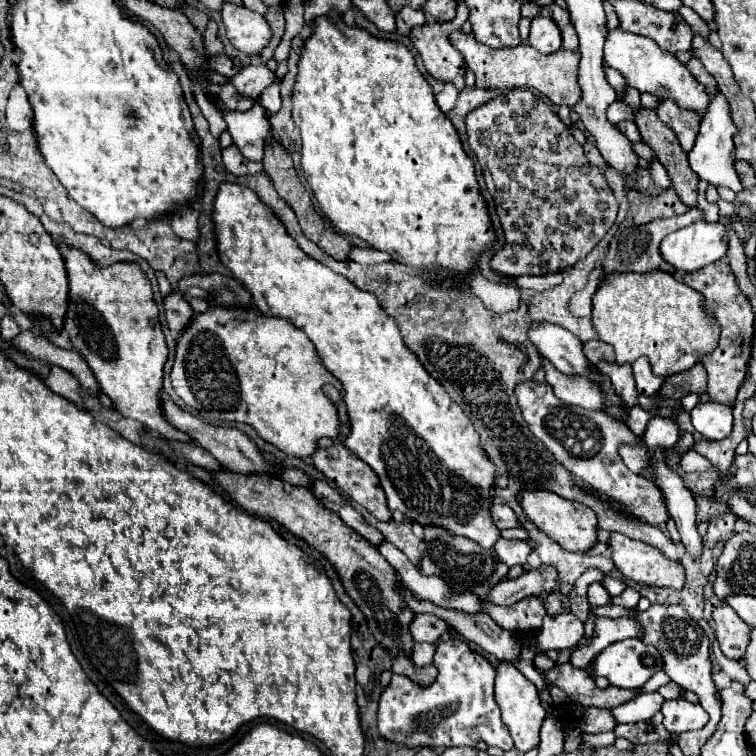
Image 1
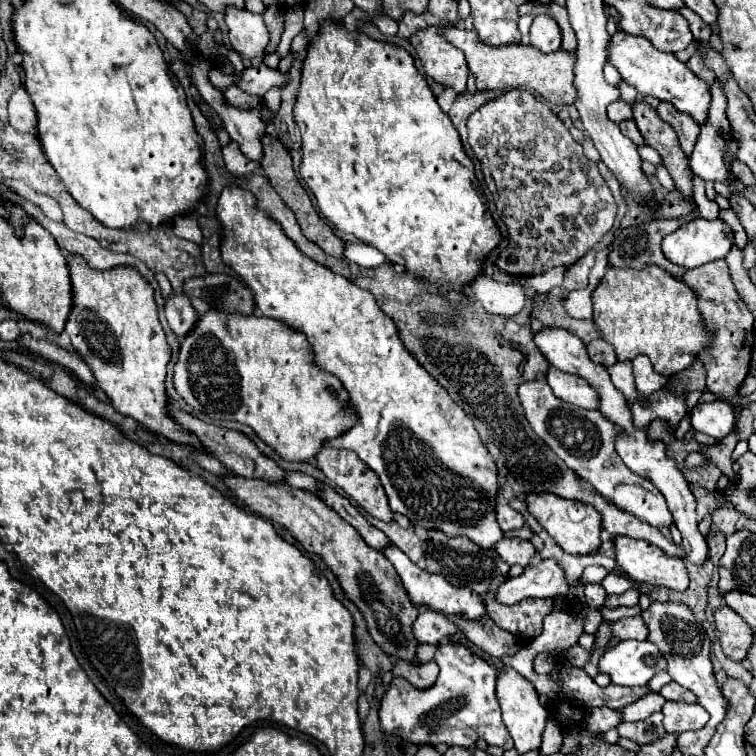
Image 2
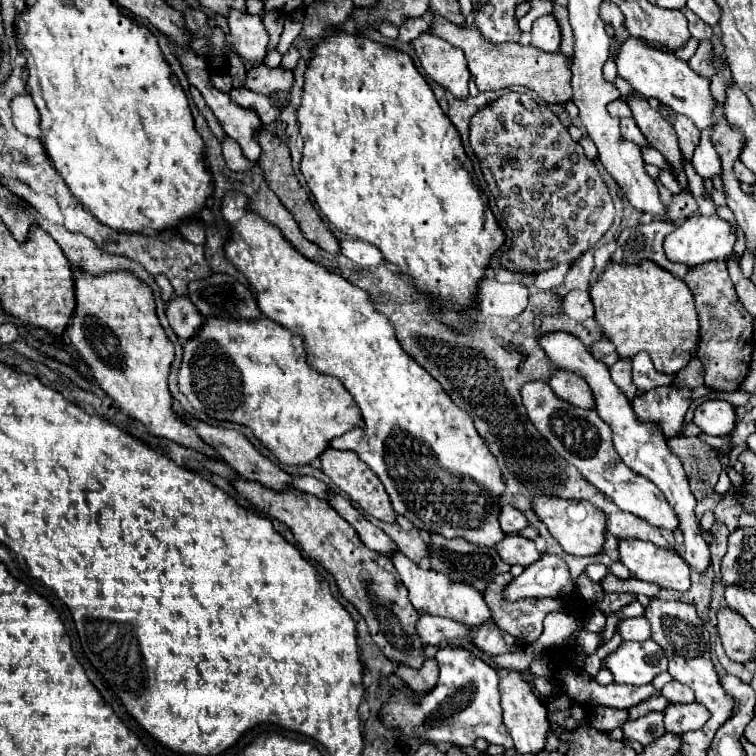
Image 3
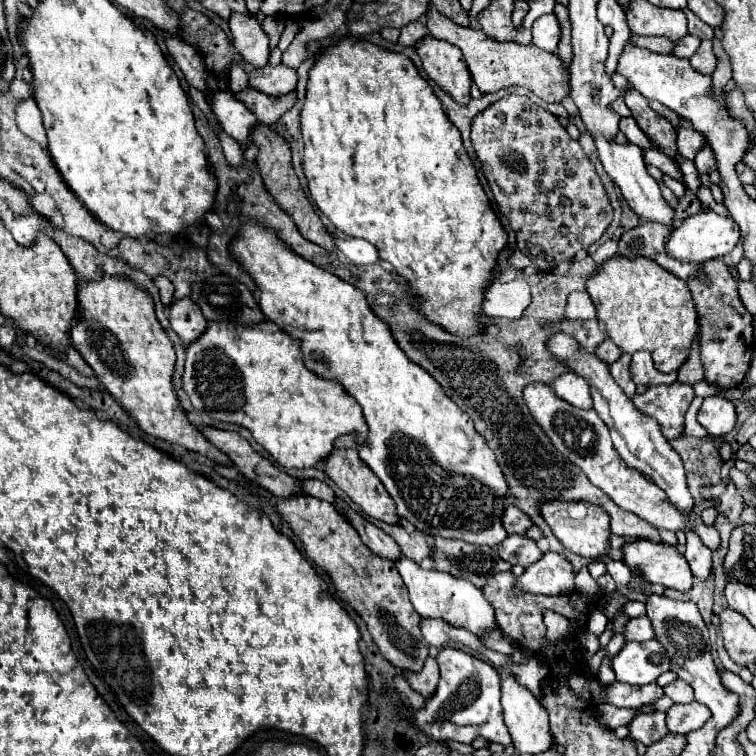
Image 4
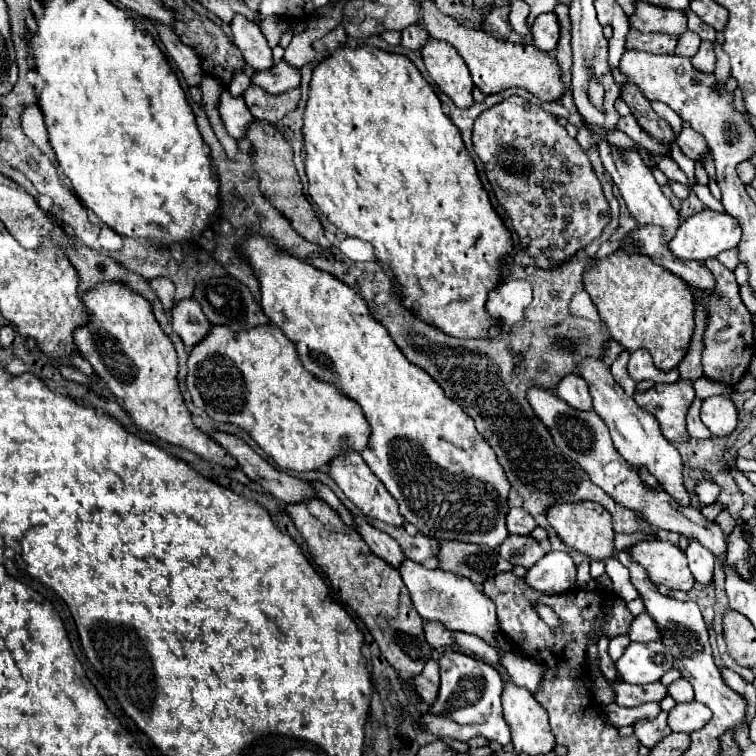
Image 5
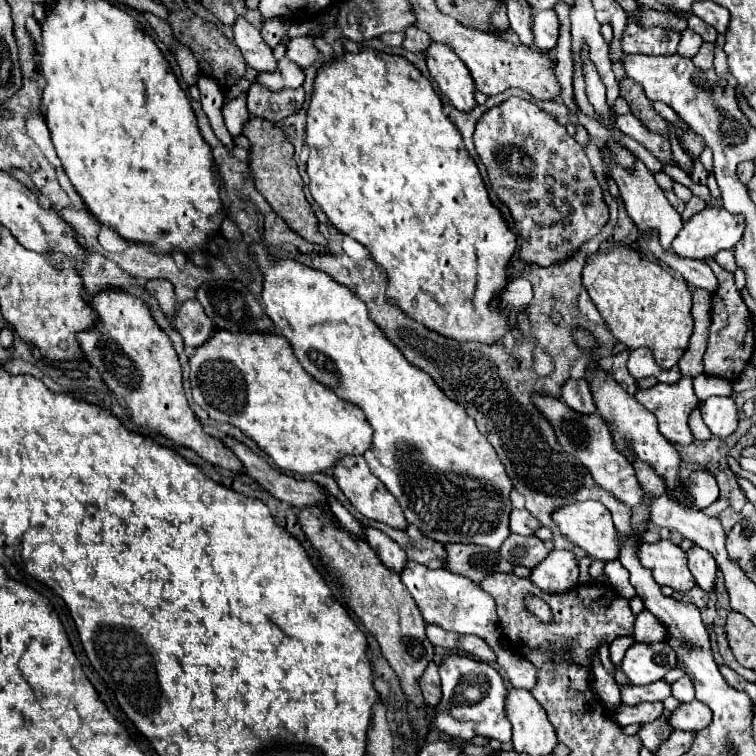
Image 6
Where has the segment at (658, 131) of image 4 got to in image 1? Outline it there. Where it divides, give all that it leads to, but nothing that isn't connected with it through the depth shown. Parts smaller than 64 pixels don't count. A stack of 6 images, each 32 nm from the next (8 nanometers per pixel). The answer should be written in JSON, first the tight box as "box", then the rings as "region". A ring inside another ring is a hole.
{"box":[636,108,698,208],"region":[[[640,108],[636,114],[636,126],[642,140],[654,150],[660,164],[666,168],[672,188],[688,208],[698,206],[698,176],[692,172],[686,152],[680,148],[676,136],[668,126],[660,122],[656,110]]]}

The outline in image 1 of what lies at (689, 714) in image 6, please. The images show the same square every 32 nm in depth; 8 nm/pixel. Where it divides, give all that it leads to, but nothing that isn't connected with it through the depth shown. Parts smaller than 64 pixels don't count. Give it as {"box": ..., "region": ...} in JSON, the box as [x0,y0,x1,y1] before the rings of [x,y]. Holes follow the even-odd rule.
{"box":[662,698,708,736],"region":[[[684,698],[664,700],[662,714],[664,714],[666,730],[674,736],[688,730],[700,730],[708,722],[708,714],[702,710],[702,706],[692,704]]]}

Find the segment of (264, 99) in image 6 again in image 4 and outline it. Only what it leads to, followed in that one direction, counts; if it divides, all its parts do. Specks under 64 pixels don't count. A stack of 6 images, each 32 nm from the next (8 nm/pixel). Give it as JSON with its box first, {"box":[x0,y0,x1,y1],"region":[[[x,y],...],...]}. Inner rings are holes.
{"box":[234,88,294,126],"region":[[[246,88],[242,92],[236,92],[234,98],[244,102],[244,106],[252,110],[262,124],[268,124],[268,126],[274,124],[294,104],[294,92],[284,96],[266,96],[254,88]]]}

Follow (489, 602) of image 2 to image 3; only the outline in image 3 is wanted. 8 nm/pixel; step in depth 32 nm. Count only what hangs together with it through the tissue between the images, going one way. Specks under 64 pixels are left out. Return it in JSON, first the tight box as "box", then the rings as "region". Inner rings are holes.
{"box":[484,572,572,644],"region":[[[506,572],[504,576],[494,576],[484,592],[484,600],[488,604],[488,608],[492,608],[492,620],[498,628],[502,628],[504,632],[512,634],[518,642],[522,644],[532,644],[540,634],[542,634],[542,620],[548,612],[552,610],[560,610],[560,612],[572,612],[572,604],[568,600],[560,600],[560,598],[524,598],[518,602],[506,602],[503,597],[503,590],[507,584],[513,580],[512,574]]]}

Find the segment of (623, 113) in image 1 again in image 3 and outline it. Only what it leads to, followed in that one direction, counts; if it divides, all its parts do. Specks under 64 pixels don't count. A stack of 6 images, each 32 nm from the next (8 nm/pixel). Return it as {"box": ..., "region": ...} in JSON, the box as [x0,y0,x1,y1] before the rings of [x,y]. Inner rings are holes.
{"box":[608,98,632,120],"region":[[[618,98],[616,102],[612,102],[612,104],[608,106],[608,112],[610,112],[610,116],[618,116],[618,120],[622,120],[622,118],[630,118],[630,116],[632,116],[630,108],[626,106],[626,102],[624,102],[622,98]]]}

